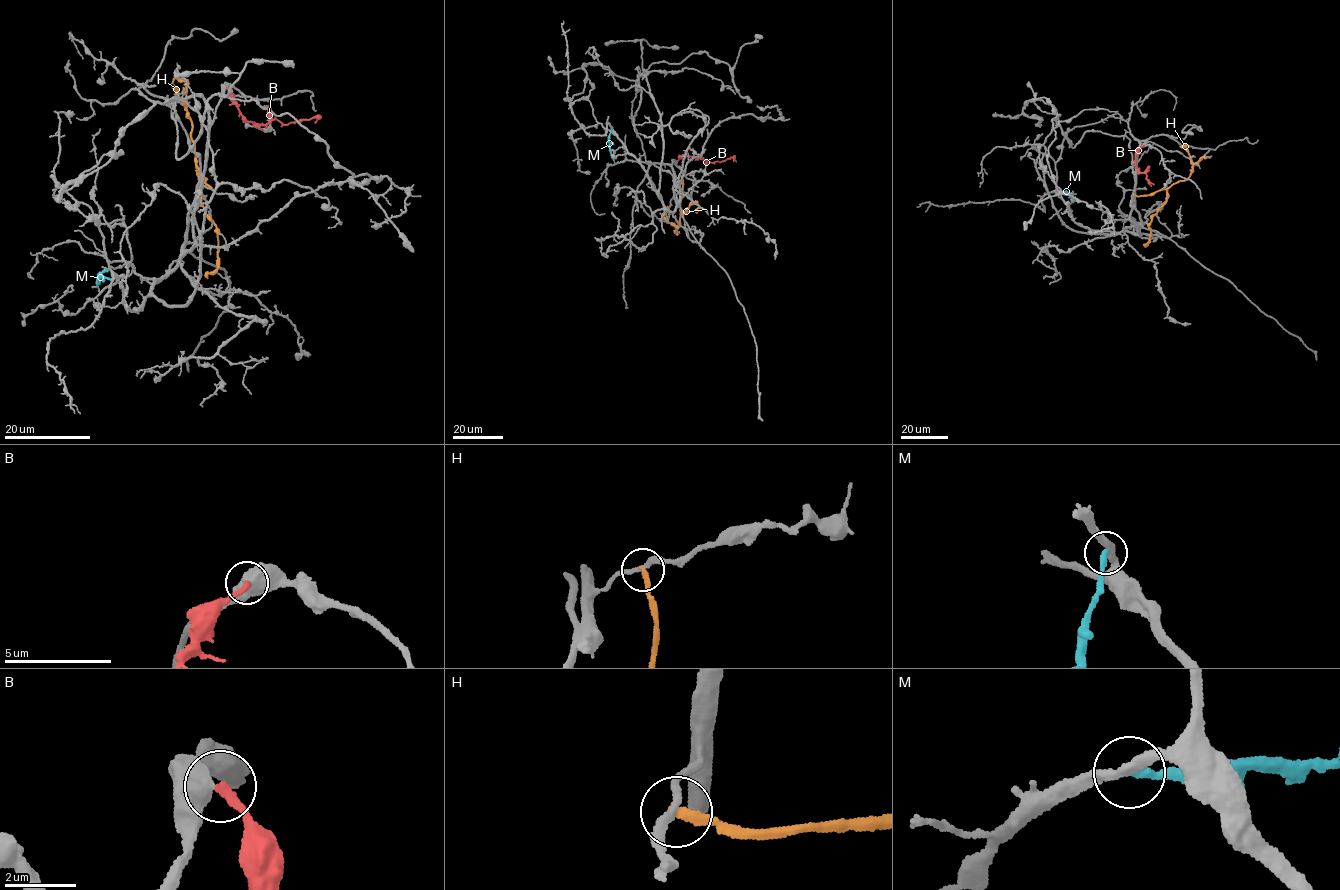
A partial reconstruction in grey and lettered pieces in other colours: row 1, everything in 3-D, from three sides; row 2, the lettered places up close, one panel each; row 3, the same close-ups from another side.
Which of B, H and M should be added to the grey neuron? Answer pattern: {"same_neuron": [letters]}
{"same_neuron": ["B"]}

